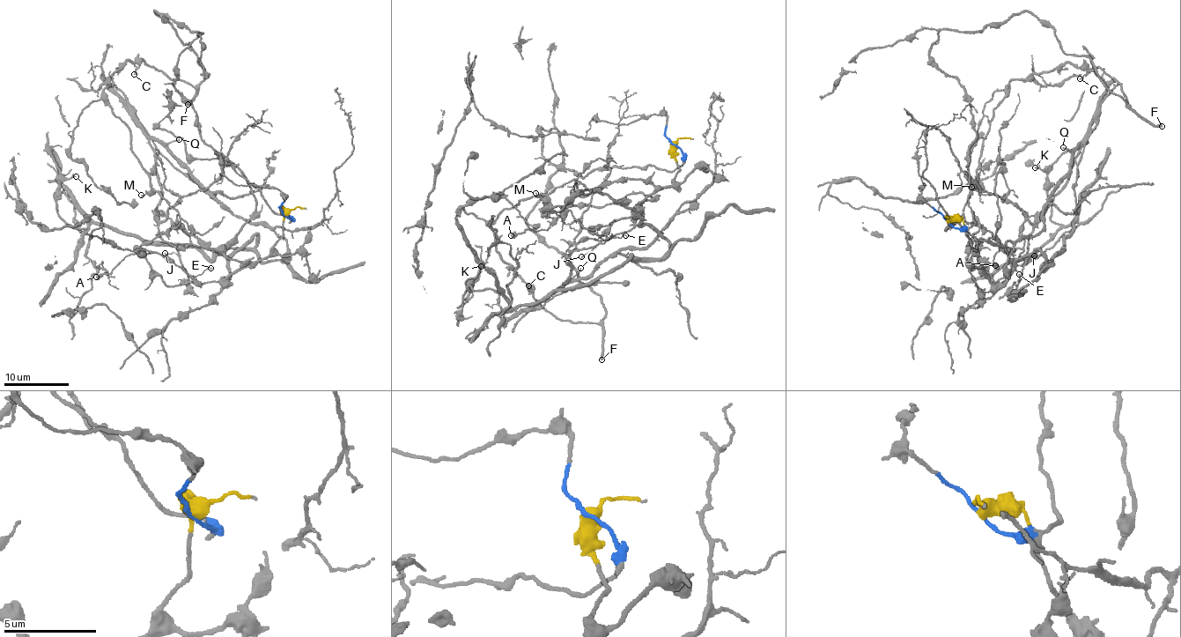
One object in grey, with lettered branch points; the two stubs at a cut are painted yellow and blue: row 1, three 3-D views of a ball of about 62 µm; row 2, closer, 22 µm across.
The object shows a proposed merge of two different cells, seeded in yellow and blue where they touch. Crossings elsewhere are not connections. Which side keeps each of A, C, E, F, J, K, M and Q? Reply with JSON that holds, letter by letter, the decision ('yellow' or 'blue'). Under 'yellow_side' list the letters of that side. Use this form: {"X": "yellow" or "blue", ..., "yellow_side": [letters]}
{"A": "blue", "C": "blue", "E": "yellow", "F": "blue", "J": "yellow", "K": "yellow", "M": "blue", "Q": "yellow", "yellow_side": ["E", "J", "K", "Q"]}

